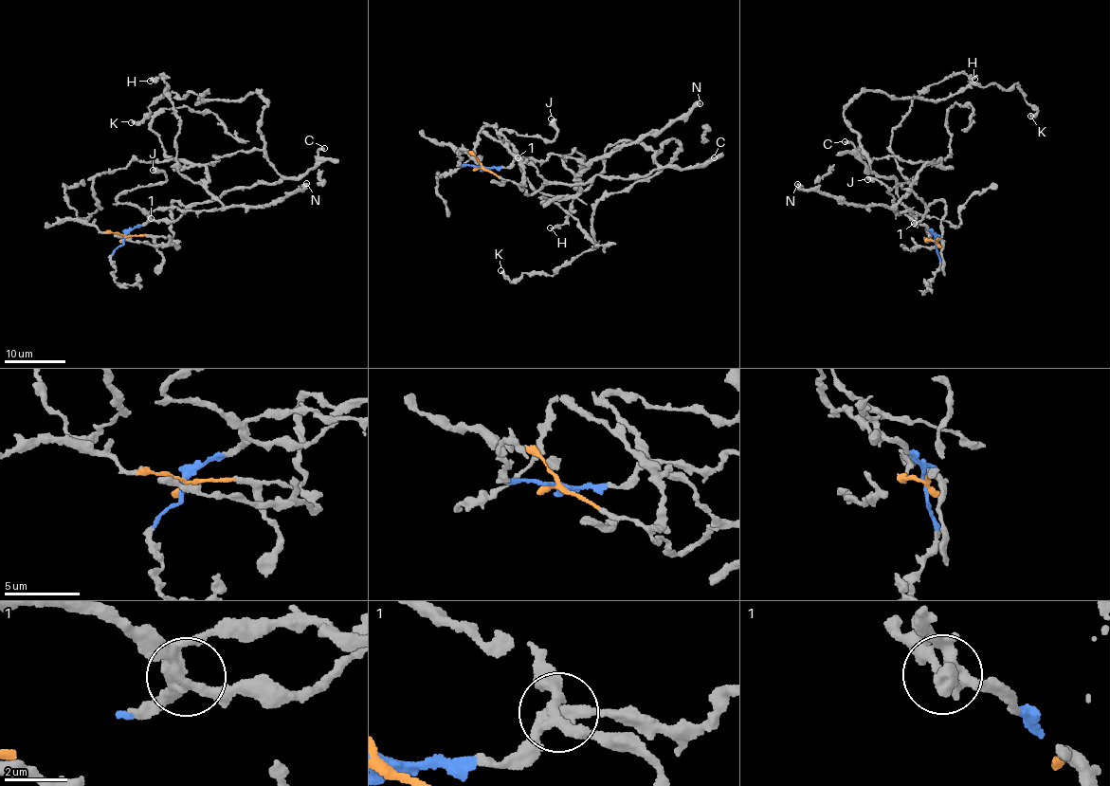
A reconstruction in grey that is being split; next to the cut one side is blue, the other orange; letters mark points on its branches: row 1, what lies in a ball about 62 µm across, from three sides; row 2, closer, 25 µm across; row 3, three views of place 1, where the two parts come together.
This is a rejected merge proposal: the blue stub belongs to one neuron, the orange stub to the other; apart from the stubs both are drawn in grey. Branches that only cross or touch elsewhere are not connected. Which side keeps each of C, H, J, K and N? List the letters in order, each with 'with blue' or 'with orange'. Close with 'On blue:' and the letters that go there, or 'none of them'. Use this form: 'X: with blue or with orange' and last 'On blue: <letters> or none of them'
C: with orange
H: with blue
J: with orange
K: with orange
N: with blue
On blue: H, N

